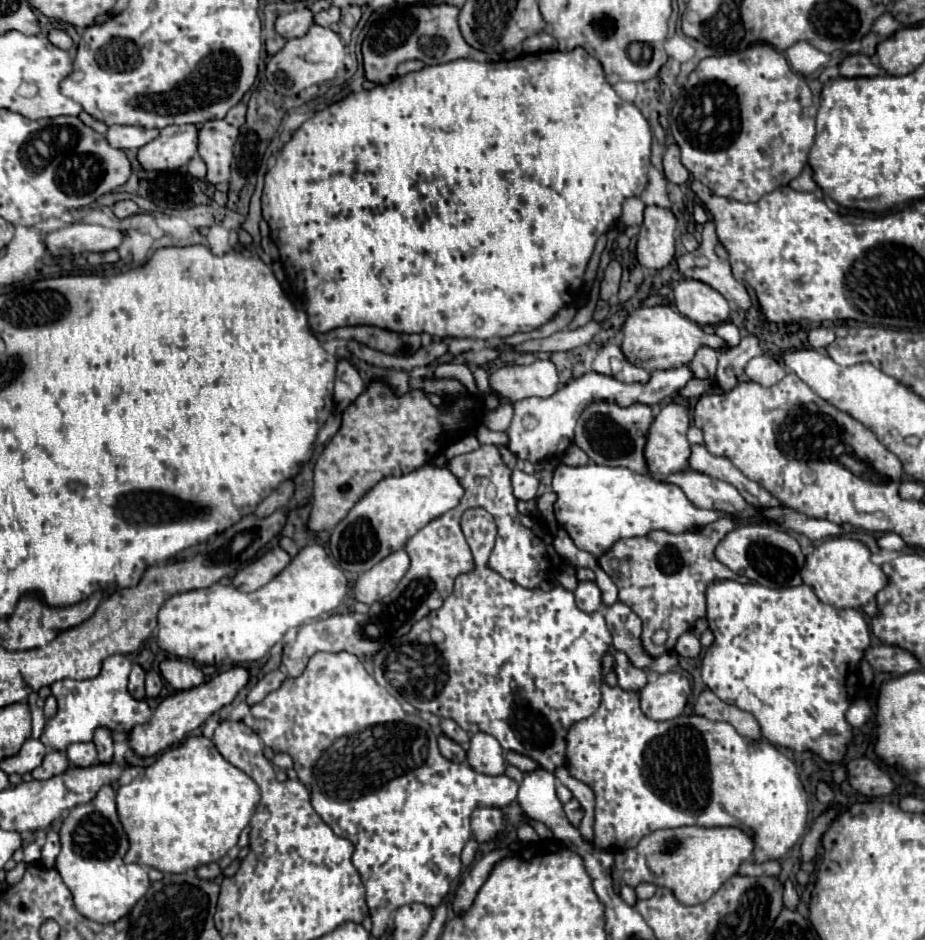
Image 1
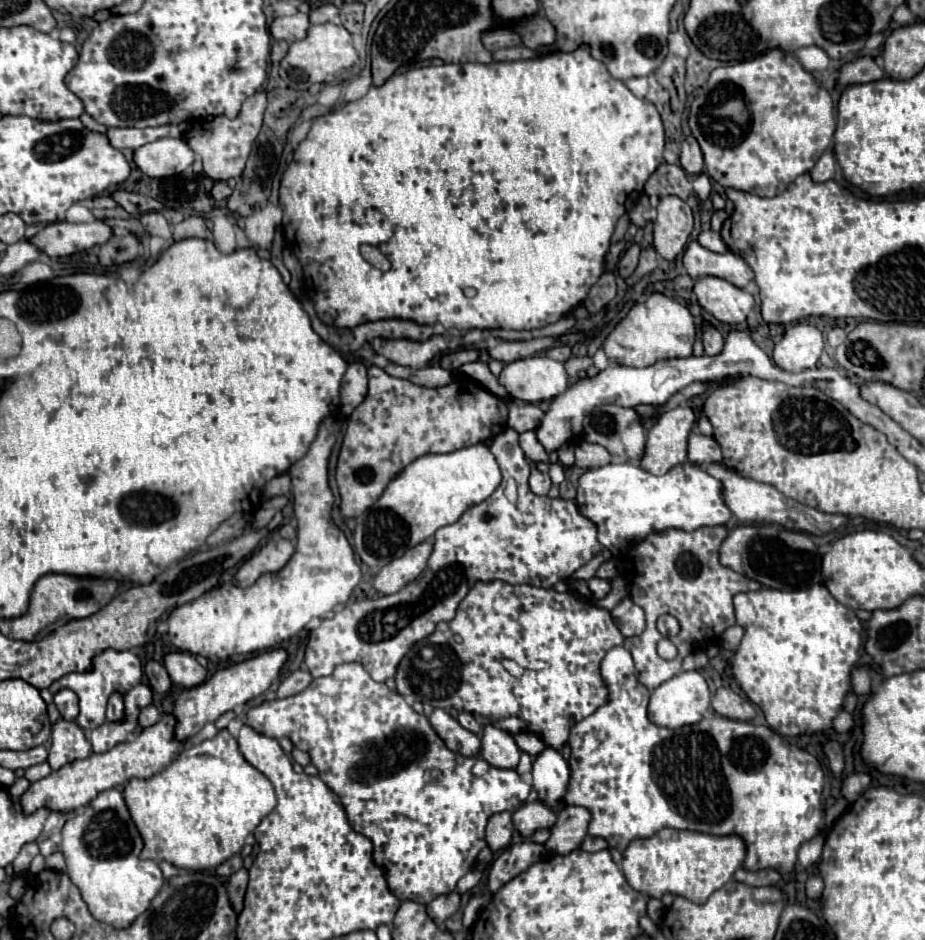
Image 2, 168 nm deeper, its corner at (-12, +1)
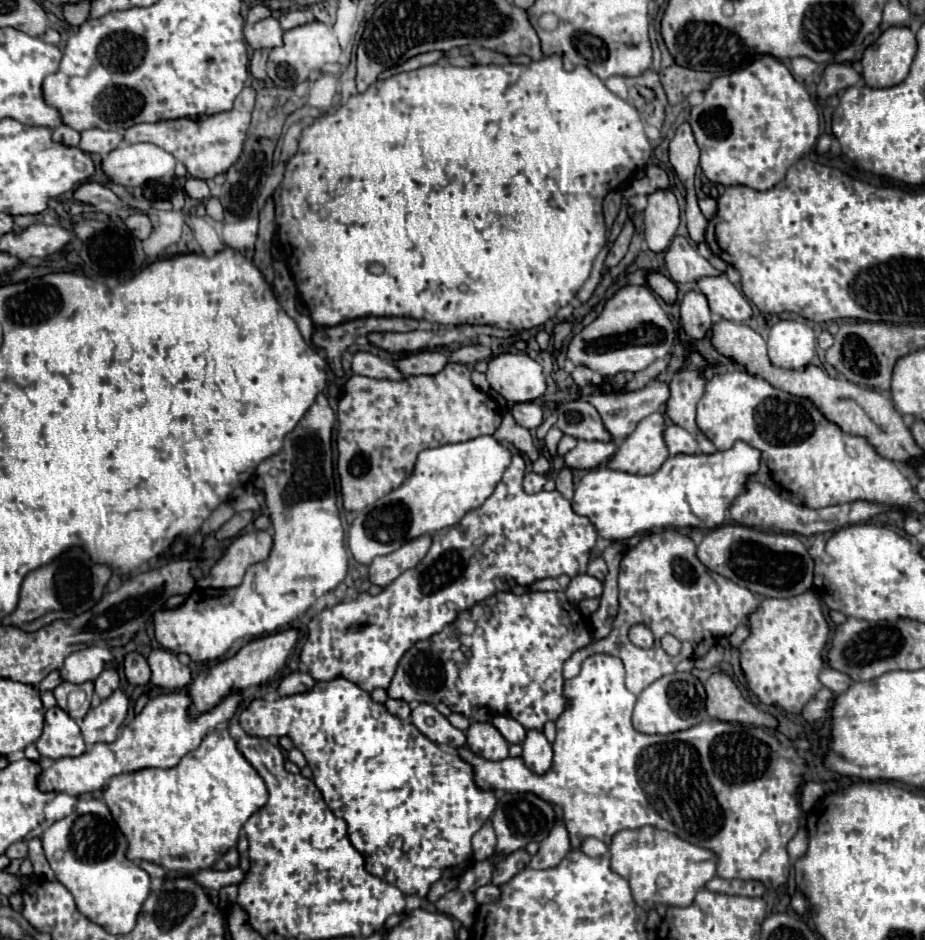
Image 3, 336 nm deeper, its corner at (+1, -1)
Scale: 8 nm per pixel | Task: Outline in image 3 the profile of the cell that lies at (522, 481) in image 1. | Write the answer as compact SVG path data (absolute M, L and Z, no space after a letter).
M528 472L528 474L524 476L524 490L526 490L528 494L532 494L532 492L540 492L540 490L544 488L546 480L548 480L548 476L546 476L546 474Z

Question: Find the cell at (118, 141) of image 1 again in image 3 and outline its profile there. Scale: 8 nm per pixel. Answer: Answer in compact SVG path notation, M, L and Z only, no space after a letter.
M92 128L92 130L84 130L82 132L82 140L80 140L80 148L88 154L108 154L114 148L118 148L122 144L124 136L122 132L108 132L108 130L100 130L100 128Z

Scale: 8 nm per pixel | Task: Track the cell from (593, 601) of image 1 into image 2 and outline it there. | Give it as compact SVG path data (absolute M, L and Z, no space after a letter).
M591 578L589 580L589 590L593 594L593 600L601 600L609 594L611 586L609 586L609 580L601 580L601 578Z

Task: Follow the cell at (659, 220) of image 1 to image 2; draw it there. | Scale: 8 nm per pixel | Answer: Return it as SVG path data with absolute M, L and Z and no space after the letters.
M677 196L661 198L657 218L653 222L653 246L665 260L675 260L689 240L693 230L693 212Z

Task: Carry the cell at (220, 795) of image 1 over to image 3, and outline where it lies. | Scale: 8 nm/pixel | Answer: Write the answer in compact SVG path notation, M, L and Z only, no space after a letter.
M222 728L210 732L202 740L200 748L188 752L174 768L144 768L140 772L126 772L114 776L106 786L102 798L108 804L118 828L128 840L126 856L132 862L148 860L166 870L188 874L212 868L214 862L224 856L224 852L238 844L238 836L244 822L266 804L268 790L260 774L238 750L236 740L228 734L226 728Z

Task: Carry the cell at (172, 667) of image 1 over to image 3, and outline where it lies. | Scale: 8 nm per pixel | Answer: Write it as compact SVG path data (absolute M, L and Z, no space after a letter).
M164 648L152 650L148 654L148 664L150 664L150 670L152 670L150 682L164 691L182 690L192 680L190 668L180 664L176 654L172 654L170 650L164 650Z

